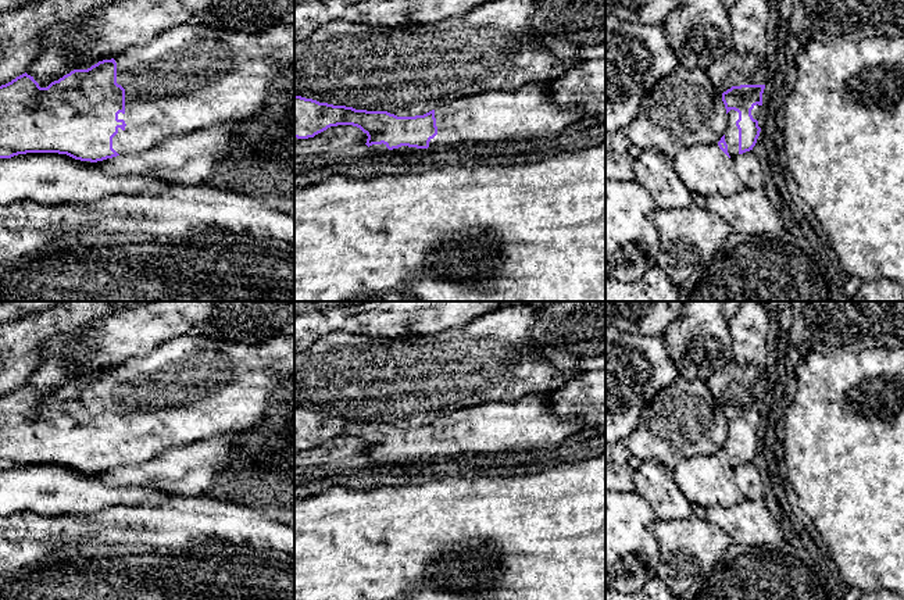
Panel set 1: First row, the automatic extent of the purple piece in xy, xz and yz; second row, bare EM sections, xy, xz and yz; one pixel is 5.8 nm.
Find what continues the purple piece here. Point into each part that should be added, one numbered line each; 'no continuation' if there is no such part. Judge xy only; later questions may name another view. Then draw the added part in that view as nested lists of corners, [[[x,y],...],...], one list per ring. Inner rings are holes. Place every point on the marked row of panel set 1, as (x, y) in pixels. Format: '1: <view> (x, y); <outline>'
1: xy (190, 77); [[[185,24],[114,60],[117,83],[125,89],[125,112],[118,119],[126,126],[118,128],[112,149],[119,156],[137,154],[174,136],[256,115],[271,97],[275,78],[294,69],[294,25],[250,33]]]

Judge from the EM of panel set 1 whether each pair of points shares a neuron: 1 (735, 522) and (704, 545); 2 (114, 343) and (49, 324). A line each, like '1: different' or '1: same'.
1: different
2: different

